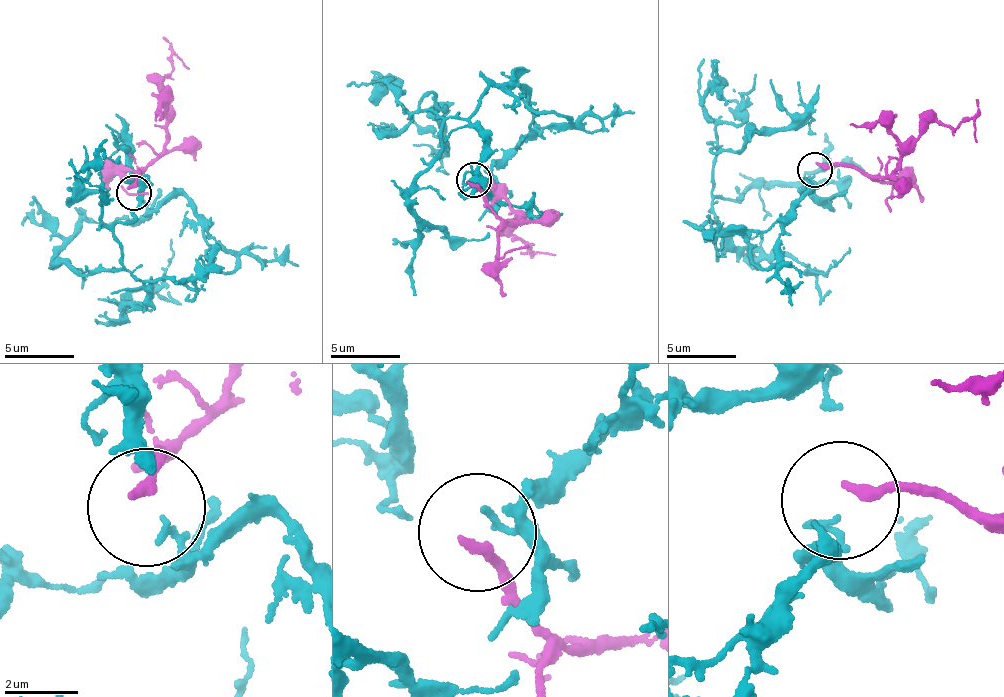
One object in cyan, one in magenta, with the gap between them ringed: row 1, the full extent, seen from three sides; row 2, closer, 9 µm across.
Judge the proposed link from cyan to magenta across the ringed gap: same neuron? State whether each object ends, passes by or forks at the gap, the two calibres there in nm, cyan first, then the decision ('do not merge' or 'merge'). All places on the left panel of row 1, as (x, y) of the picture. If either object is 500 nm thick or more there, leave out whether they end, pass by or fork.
cyan ends | magenta ends | 200/280 nm | do not merge

